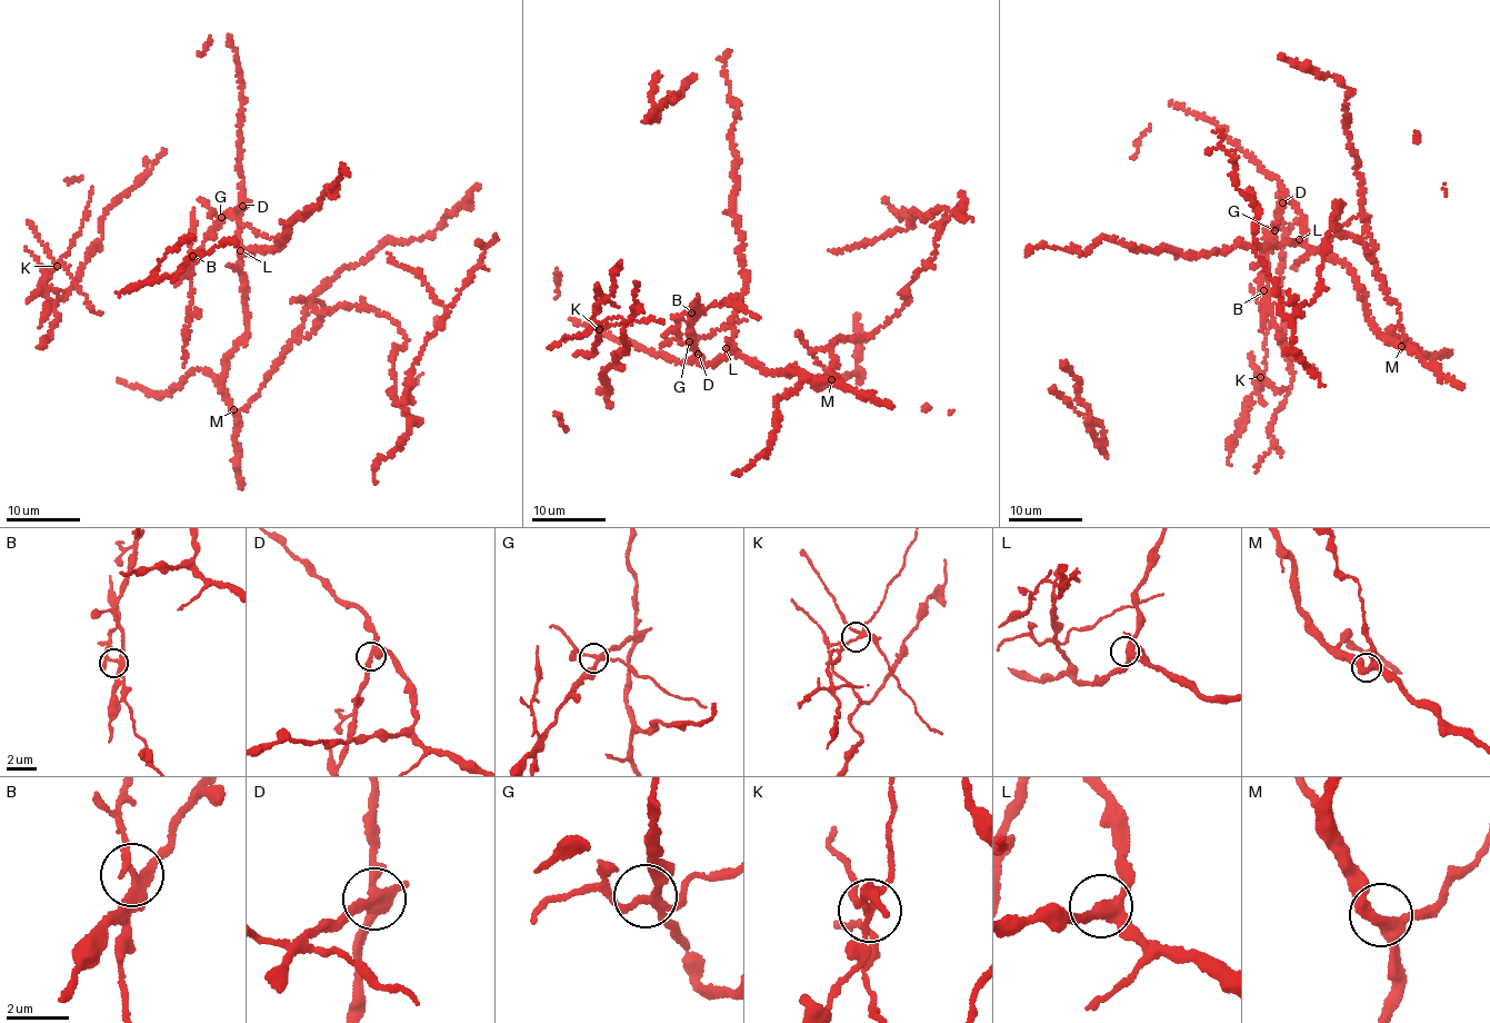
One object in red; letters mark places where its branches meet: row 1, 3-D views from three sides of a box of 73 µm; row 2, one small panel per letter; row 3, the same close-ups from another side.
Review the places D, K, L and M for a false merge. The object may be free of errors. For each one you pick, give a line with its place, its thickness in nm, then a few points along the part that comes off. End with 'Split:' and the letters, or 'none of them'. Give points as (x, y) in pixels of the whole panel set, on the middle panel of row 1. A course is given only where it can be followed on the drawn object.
D: place (698, 354); calibre 360 nm; course (698, 354), (691, 339), (694, 335), (691, 321), (703, 307), (729, 301), (759, 318)
Split: D

